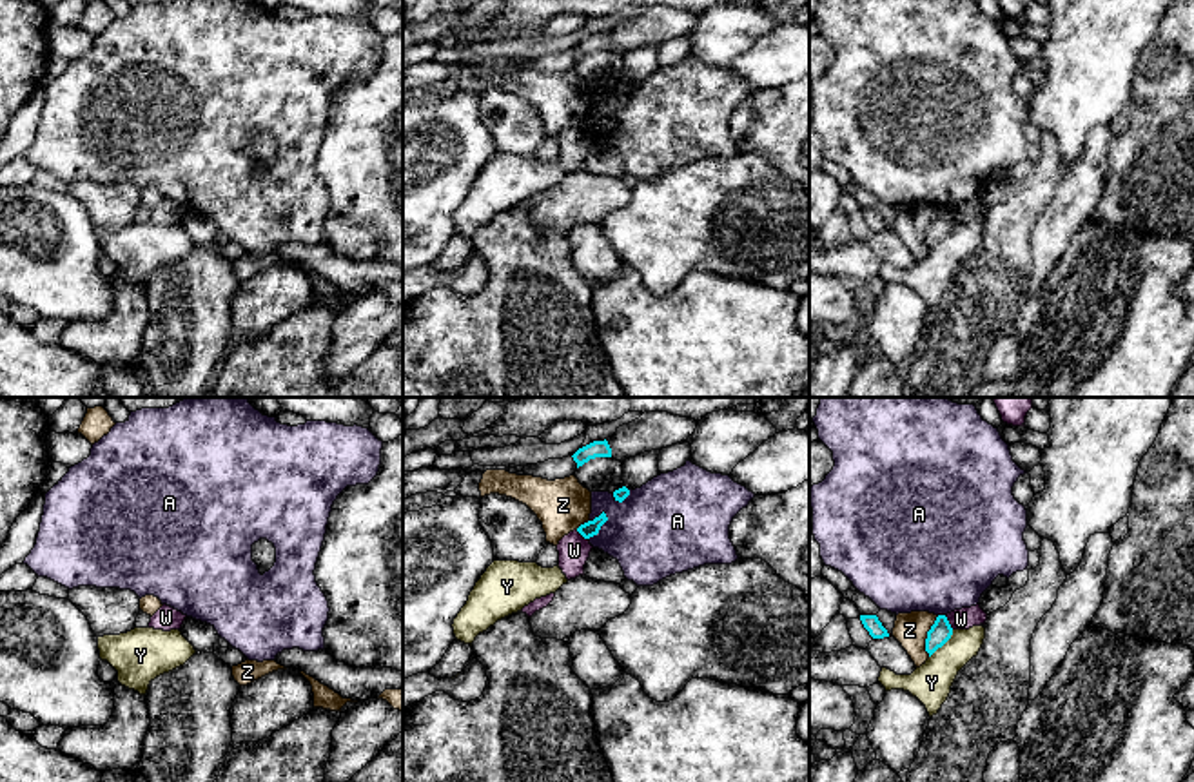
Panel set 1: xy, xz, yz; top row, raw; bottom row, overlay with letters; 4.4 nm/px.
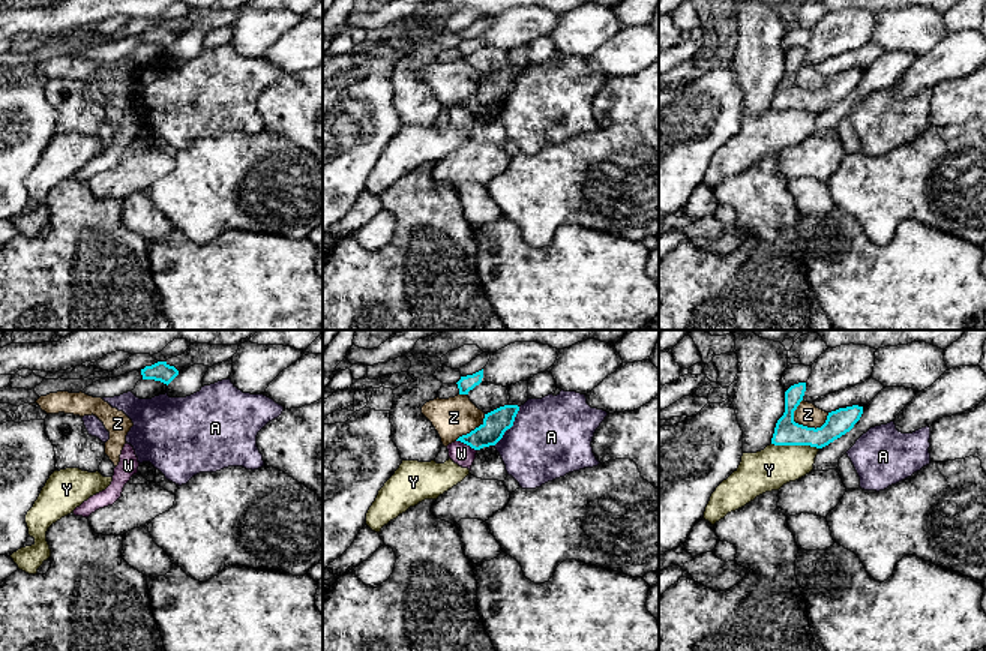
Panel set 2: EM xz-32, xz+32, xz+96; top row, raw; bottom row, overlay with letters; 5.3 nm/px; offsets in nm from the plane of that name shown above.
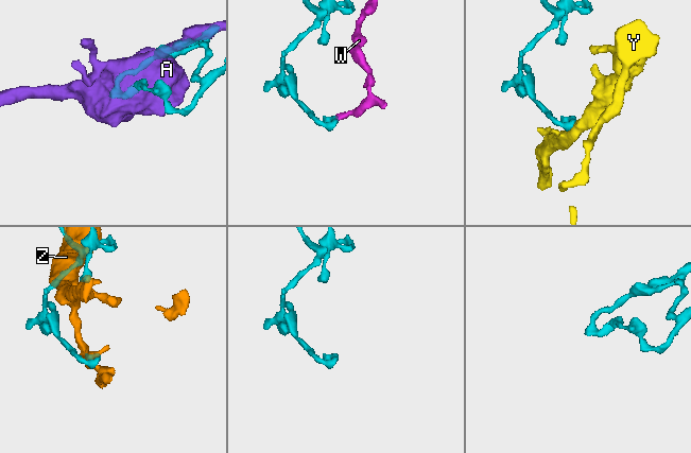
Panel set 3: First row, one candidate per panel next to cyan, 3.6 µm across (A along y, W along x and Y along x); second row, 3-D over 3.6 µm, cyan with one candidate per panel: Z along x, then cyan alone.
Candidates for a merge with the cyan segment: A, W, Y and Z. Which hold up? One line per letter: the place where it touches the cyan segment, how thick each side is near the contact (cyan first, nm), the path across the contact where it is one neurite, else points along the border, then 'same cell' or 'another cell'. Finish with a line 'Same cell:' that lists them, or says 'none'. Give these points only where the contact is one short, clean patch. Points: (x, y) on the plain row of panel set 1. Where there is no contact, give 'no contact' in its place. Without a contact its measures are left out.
A: contact xz (601, 118); calibres 70 and 400 nm; another cell
W: contact yz (948, 216); calibres 100 and 100 nm; border yz (944, 209), (953, 222); another cell
Y: contact yz (942, 238); calibres 100 and 180 nm; border yz (953, 224), (929, 251); another cell
Z: contact yz (928, 229); calibres 100 and 150 nm; another cell
Same cell: none

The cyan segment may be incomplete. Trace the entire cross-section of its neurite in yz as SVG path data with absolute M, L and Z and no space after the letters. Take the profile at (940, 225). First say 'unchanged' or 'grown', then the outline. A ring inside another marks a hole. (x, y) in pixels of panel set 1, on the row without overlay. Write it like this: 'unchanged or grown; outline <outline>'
unchanged; outline M938 209L925 232L925 245L929 250L942 241L953 229L953 221L945 209Z

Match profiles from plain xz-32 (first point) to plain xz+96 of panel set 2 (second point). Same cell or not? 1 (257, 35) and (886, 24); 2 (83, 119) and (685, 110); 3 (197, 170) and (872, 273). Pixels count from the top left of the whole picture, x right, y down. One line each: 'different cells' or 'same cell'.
1: same cell
2: different cells
3: different cells

